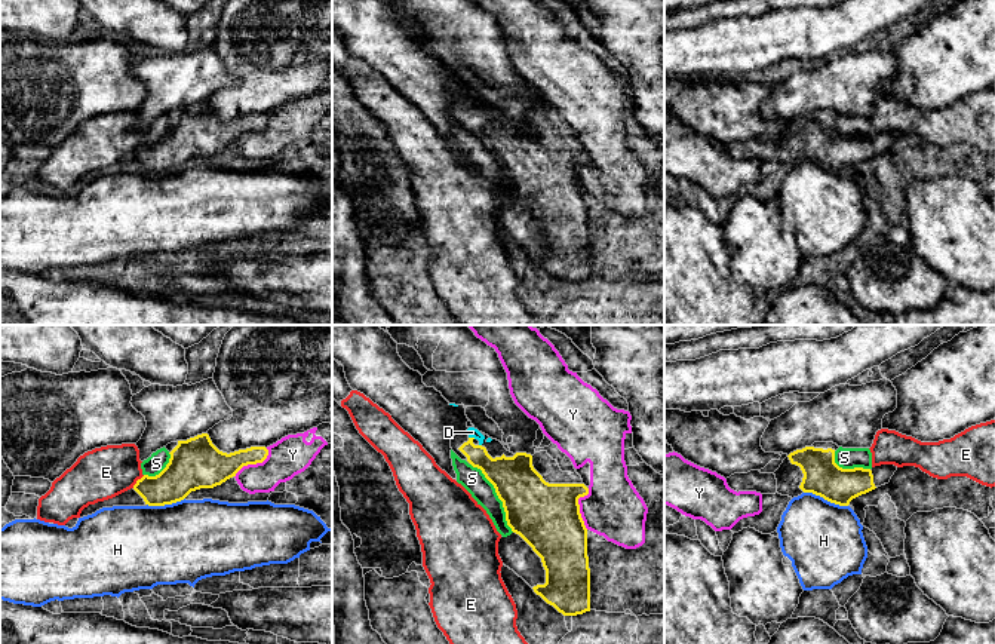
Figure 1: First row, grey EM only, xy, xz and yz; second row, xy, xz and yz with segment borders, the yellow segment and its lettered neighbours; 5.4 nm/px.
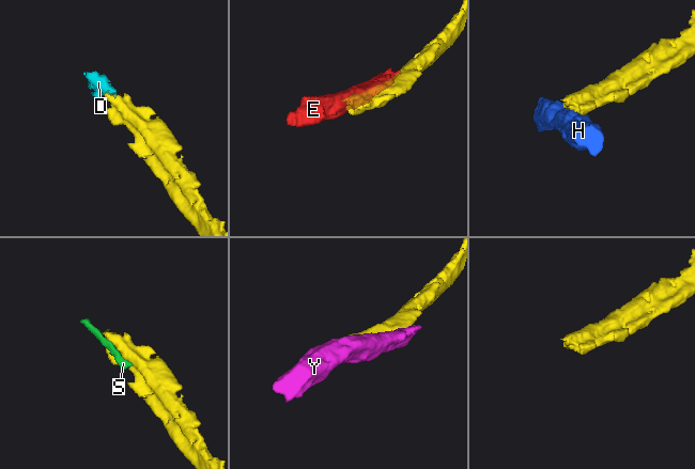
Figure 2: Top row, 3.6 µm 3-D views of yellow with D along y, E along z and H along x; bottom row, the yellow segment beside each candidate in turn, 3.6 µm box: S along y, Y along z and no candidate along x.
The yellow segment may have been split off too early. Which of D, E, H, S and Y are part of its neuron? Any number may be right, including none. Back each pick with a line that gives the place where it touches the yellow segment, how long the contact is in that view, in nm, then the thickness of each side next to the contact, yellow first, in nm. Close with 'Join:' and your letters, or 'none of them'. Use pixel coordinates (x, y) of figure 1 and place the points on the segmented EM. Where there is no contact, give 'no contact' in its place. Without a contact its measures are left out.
D: meets yellow in xz at (472, 438); contact 40 nm long; 180 nm thick on the yellow side, 60 nm on the other
Join: D

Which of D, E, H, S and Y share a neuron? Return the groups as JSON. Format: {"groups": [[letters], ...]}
{"groups": [["D"], ["E", "S"], ["H"], ["Y"]]}

